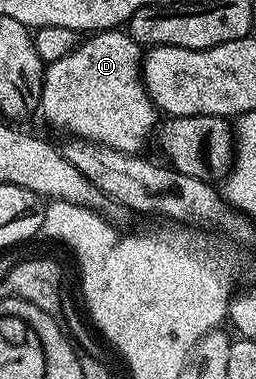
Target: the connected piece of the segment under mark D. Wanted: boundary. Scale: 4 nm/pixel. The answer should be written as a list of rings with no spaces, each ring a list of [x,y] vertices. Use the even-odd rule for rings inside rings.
[[[121,28],[103,29],[97,33],[91,33],[85,39],[79,40],[74,46],[74,50],[68,55],[64,55],[64,59],[56,59],[49,62],[45,66],[44,76],[42,78],[42,103],[40,106],[41,116],[46,116],[46,121],[50,125],[55,125],[58,129],[63,129],[63,134],[72,137],[82,137],[85,141],[95,141],[97,145],[107,145],[121,153],[141,154],[146,144],[151,144],[152,138],[155,136],[156,130],[160,124],[160,111],[154,106],[154,100],[148,95],[146,84],[142,81],[142,67],[144,60],[143,46],[130,38],[129,32],[123,31]]]

